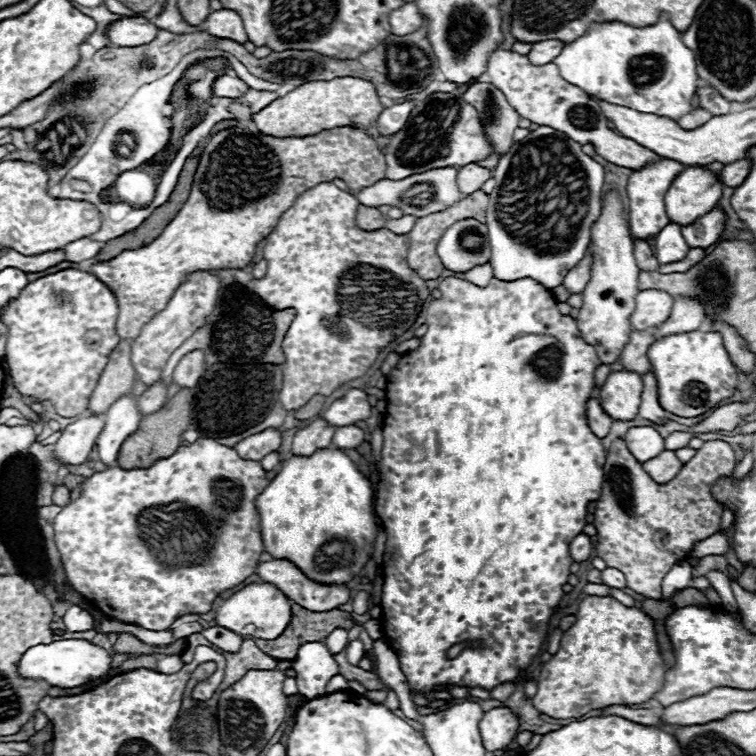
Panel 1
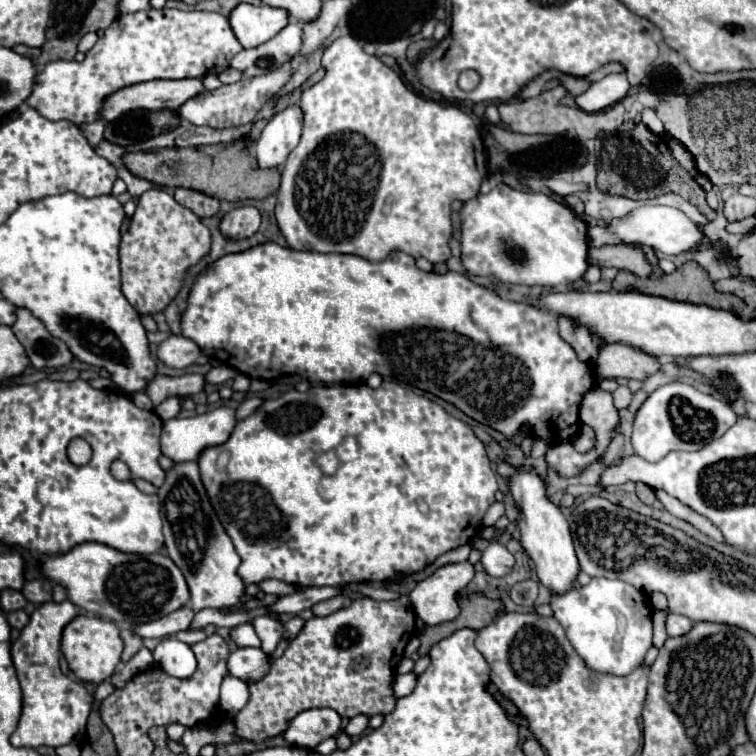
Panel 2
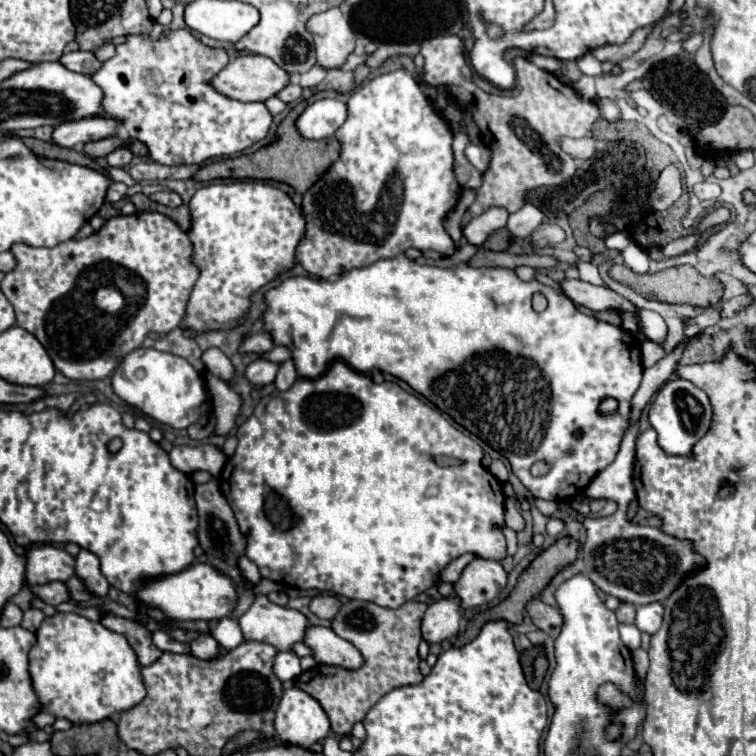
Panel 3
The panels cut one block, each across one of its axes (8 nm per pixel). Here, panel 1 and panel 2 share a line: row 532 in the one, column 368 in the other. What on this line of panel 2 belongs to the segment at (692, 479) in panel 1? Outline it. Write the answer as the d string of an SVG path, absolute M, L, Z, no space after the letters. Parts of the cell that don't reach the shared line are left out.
M408 596L390 602L378 602L372 598L356 598L348 608L336 610L324 618L310 618L304 622L298 636L288 644L280 658L270 656L270 670L264 678L256 682L246 682L250 690L248 704L234 716L234 736L238 740L264 742L268 738L286 732L290 720L310 708L332 708L340 716L354 718L356 714L390 714L394 710L394 690L392 680L396 666L404 658L404 648L414 636L416 614Z

